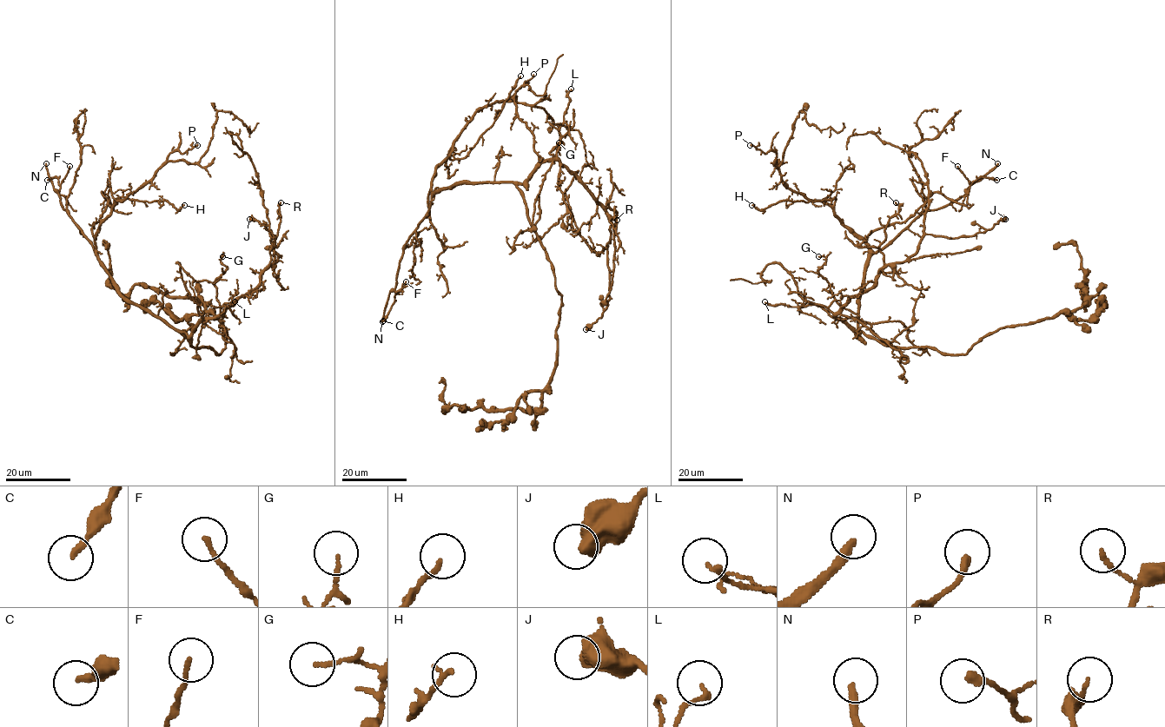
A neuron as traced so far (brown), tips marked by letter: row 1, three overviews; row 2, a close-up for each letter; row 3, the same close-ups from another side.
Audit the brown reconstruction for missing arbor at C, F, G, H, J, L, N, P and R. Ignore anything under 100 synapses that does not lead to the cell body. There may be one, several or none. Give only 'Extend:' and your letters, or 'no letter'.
Extend: N

